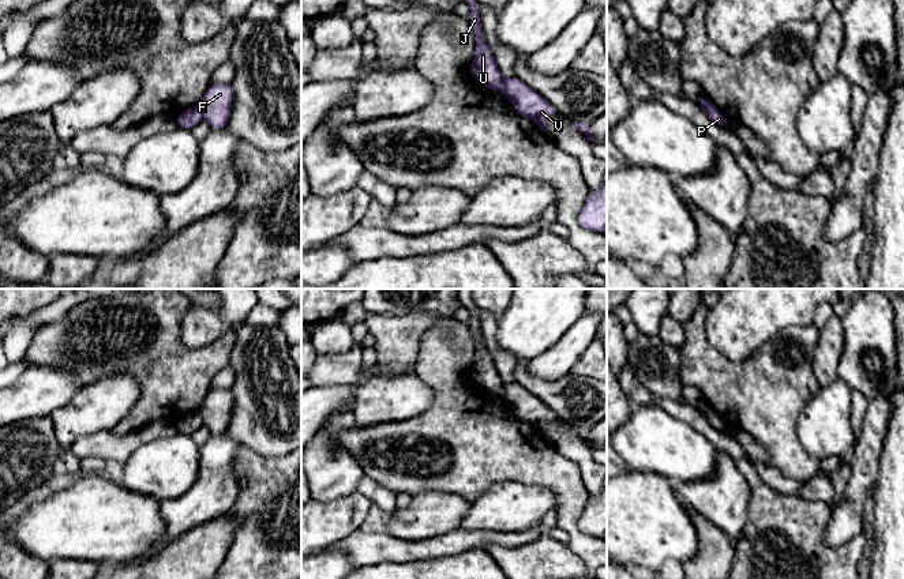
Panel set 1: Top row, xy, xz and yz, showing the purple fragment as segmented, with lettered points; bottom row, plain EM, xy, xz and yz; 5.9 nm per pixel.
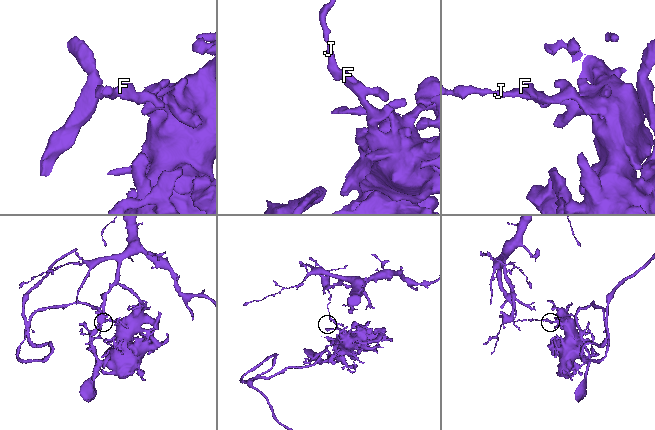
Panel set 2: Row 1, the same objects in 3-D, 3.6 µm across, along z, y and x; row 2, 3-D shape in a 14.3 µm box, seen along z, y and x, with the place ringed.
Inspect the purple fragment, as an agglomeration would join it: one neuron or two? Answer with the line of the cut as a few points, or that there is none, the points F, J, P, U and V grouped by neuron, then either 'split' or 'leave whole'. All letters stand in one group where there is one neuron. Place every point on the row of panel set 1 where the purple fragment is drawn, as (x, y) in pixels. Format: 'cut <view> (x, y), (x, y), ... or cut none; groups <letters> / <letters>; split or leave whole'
cut yz (700, 105), (713, 106); groups F V / J P U; split

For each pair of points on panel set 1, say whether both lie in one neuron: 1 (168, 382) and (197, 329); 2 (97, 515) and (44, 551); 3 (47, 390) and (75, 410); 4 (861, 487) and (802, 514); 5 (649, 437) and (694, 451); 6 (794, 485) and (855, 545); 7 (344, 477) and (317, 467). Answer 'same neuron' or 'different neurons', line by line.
1: different neurons
2: same neuron
3: different neurons
4: different neurons
5: same neuron
6: different neurons
7: same neuron

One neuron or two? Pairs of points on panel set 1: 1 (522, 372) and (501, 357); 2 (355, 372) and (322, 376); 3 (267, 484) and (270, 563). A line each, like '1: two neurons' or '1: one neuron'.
1: two neurons
2: one neuron
3: one neuron

